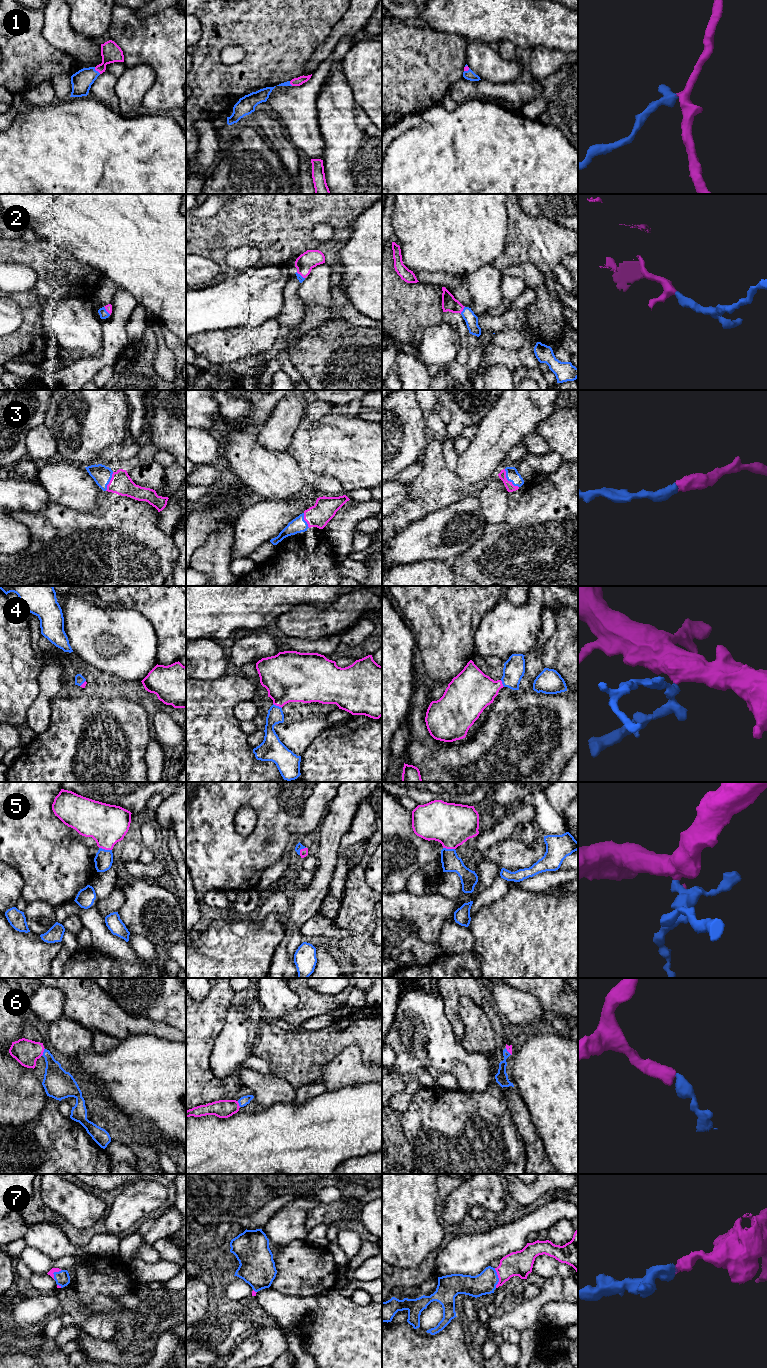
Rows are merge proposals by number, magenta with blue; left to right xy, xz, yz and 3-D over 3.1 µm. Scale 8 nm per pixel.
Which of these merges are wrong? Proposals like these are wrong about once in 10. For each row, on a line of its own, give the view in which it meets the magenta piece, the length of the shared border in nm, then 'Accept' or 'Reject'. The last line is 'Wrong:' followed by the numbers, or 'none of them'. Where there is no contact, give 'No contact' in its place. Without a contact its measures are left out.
1: Touches magenta in xy. Shared border 80 nm. Accept
2: Touches magenta in yz. Shared border 70 nm. Accept
3: Touches magenta in yz. Shared border 190 nm. Accept
4: Touches magenta in xz. Shared border 80 nm. Accept
5: Touches magenta in xy. Shared border 110 nm. Accept
6: Touches magenta in xy. Shared border 70 nm. Accept
7: Touches magenta in yz. Shared border 160 nm. Accept
Wrong: none of them

